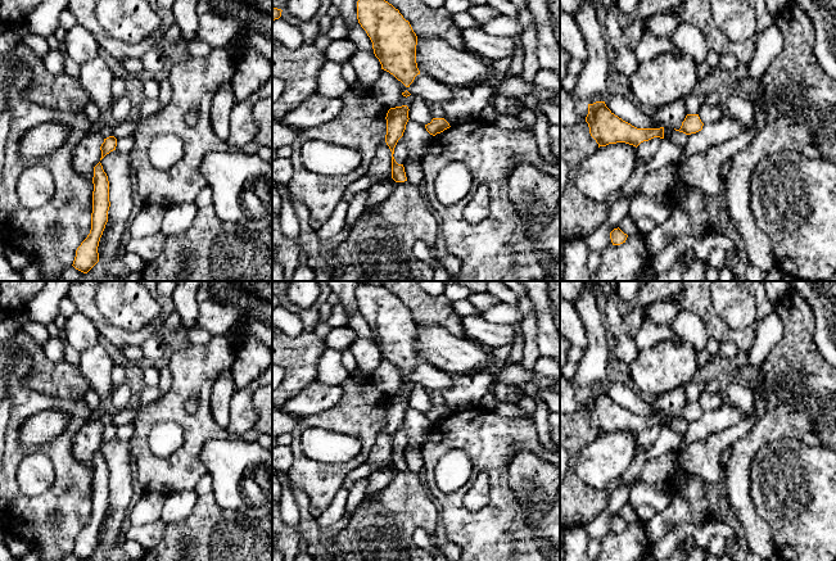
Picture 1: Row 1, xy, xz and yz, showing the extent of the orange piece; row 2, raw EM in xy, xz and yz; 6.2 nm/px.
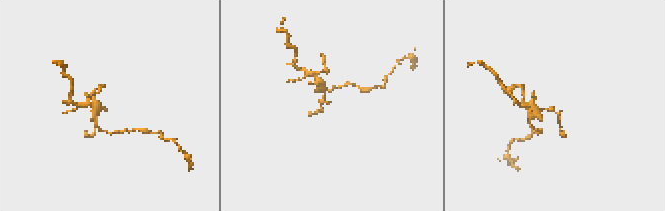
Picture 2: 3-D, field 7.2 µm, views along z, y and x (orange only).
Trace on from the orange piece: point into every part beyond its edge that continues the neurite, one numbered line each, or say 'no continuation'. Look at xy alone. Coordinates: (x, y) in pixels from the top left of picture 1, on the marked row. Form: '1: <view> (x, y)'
no continuation

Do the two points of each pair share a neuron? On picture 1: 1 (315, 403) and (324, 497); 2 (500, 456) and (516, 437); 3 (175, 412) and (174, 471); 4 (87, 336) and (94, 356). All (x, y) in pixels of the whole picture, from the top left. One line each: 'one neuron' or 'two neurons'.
1: two neurons
2: one neuron
3: one neuron
4: two neurons

